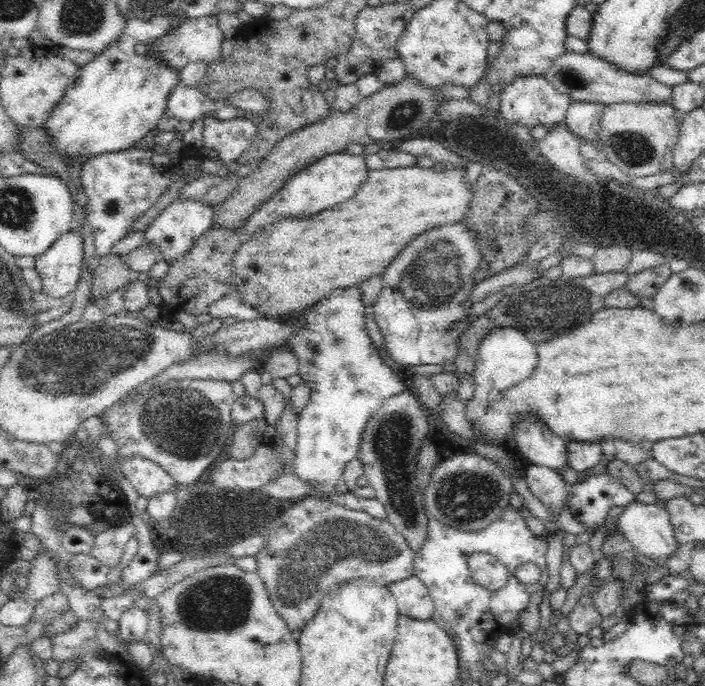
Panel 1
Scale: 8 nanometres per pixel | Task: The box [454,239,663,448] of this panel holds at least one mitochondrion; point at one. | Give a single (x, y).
(548, 310)

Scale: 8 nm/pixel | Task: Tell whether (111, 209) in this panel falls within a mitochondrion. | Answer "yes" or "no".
yes

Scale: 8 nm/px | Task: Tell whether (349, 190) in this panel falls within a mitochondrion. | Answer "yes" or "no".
no

